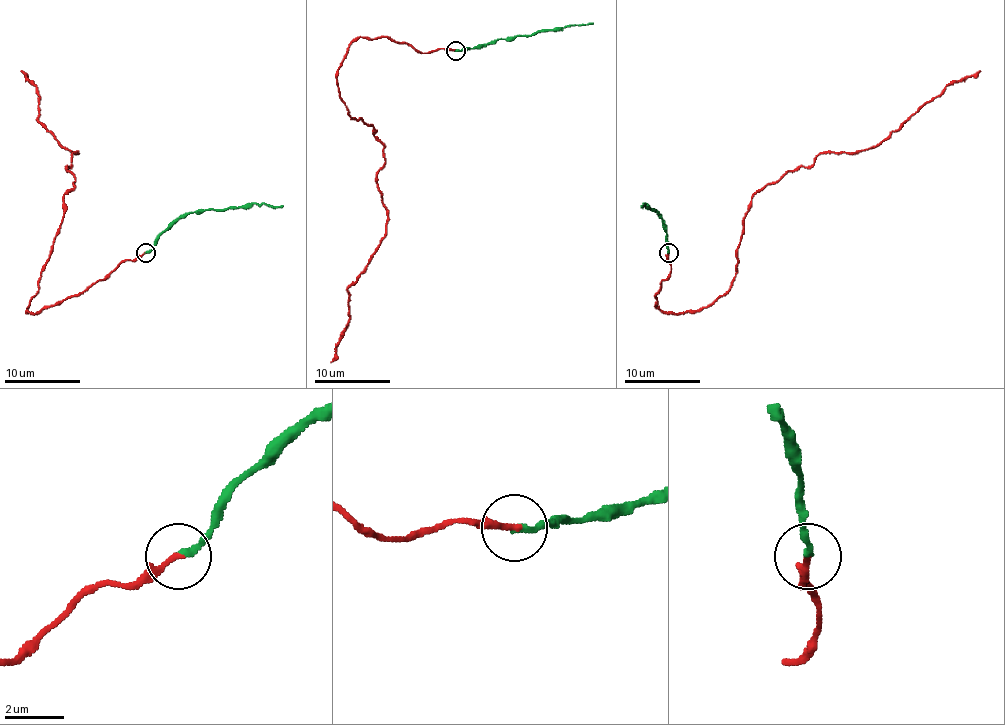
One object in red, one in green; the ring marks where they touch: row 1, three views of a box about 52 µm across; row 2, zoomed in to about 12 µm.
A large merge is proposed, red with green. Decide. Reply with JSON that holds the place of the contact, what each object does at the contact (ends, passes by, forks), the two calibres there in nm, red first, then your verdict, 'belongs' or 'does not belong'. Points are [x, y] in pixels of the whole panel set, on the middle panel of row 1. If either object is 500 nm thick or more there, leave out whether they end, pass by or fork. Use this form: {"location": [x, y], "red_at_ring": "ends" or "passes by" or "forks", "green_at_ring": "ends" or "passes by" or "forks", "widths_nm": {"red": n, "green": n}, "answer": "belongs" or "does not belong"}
{"location": [455, 50], "red_at_ring": "ends", "green_at_ring": "ends", "widths_nm": {"red": 220, "green": 200}, "answer": "belongs"}

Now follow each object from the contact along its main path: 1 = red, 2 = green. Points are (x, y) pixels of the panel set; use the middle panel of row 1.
1: (456, 50), (361, 36), (340, 67), (338, 97), (384, 146), (376, 180), (388, 216), (348, 288), (331, 362)
2: (456, 51), (482, 48), (499, 38), (592, 23)

